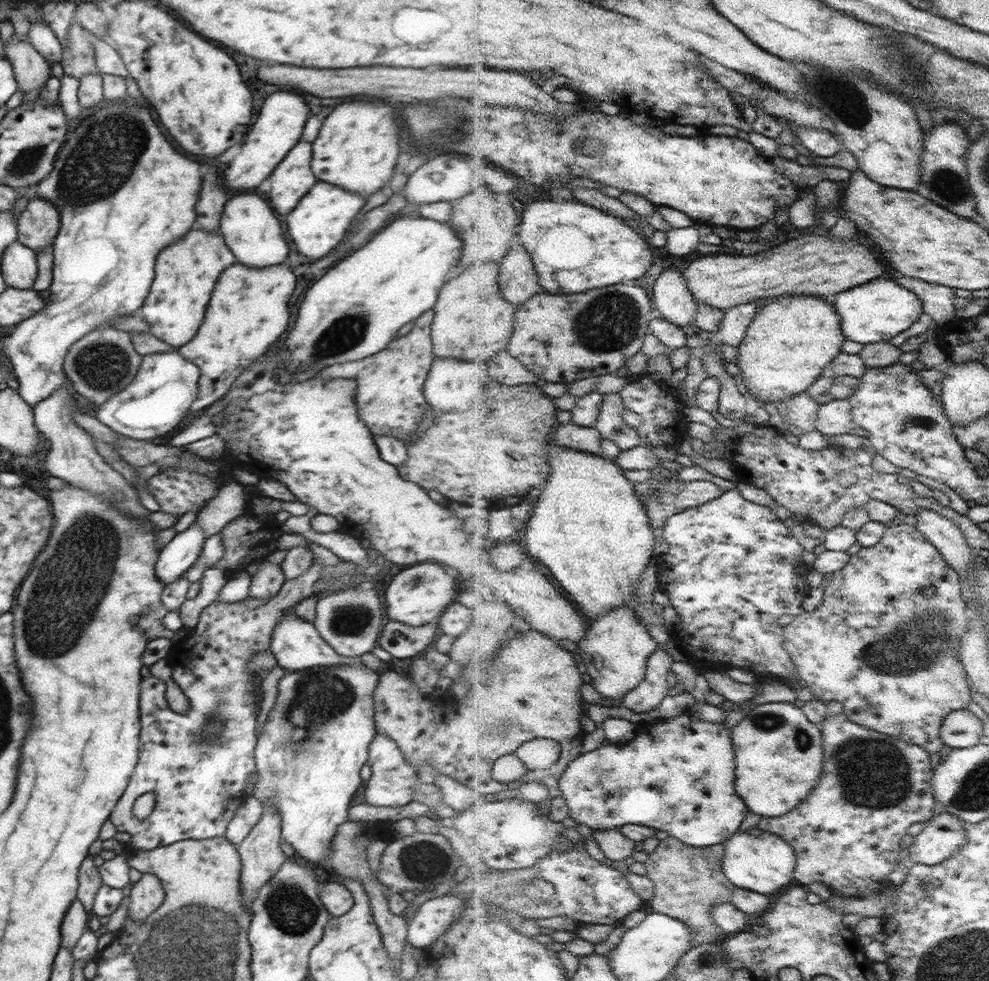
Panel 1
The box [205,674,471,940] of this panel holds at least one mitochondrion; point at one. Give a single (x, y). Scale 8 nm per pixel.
(288, 907)

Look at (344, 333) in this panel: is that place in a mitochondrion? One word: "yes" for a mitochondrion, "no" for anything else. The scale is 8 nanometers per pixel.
yes

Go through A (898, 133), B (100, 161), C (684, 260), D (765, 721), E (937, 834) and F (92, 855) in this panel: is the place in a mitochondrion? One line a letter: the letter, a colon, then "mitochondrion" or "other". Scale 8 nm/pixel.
A: other
B: mitochondrion
C: other
D: mitochondrion
E: other
F: other

